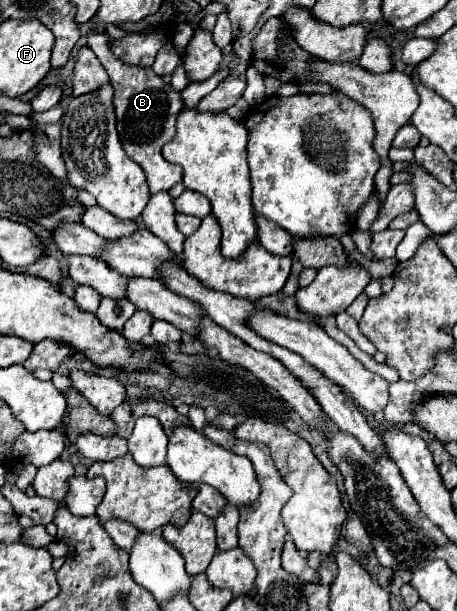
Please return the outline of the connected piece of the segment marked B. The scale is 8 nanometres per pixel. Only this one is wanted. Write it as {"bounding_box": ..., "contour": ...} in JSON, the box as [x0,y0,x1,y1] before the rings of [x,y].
{"bounding_box":[88,29,182,195],"contour":[[[88,29],[88,47],[96,53],[104,69],[108,71],[110,83],[114,85],[114,107],[118,117],[118,133],[124,145],[126,155],[134,159],[146,173],[150,195],[156,195],[160,191],[172,189],[178,181],[182,181],[182,167],[168,163],[162,157],[162,145],[168,143],[176,133],[176,117],[182,111],[182,97],[178,91],[172,89],[170,83],[166,83],[162,77],[158,77],[152,67],[136,67],[120,61],[114,57],[110,49],[110,37],[106,31]]]}

